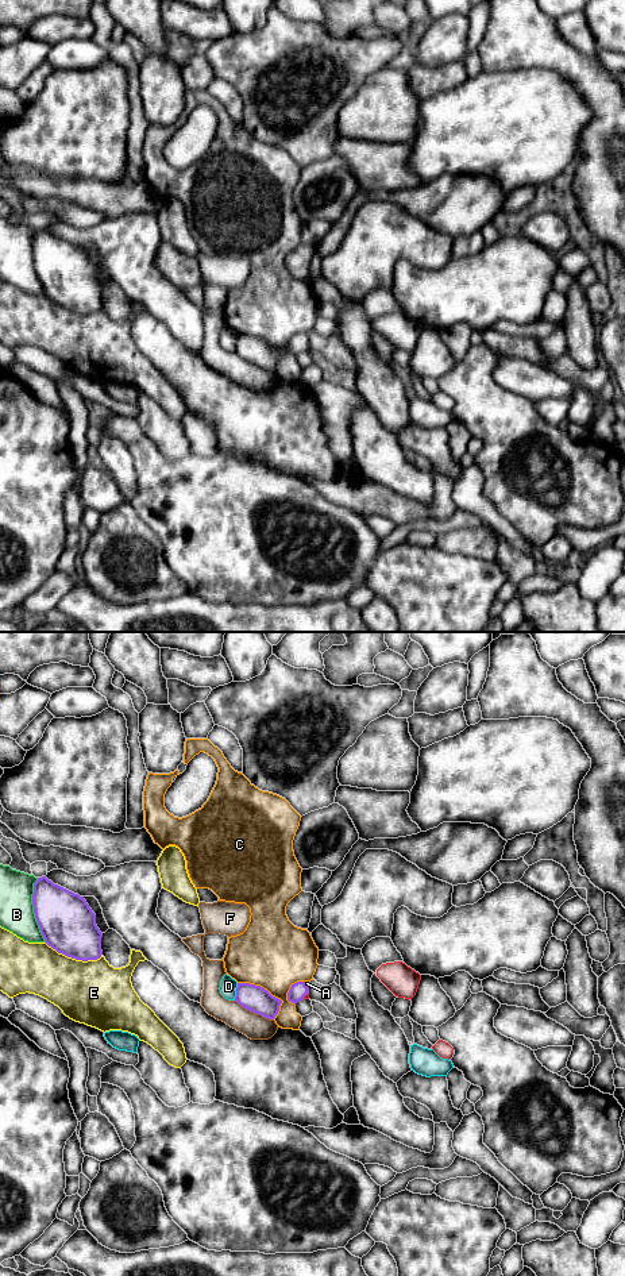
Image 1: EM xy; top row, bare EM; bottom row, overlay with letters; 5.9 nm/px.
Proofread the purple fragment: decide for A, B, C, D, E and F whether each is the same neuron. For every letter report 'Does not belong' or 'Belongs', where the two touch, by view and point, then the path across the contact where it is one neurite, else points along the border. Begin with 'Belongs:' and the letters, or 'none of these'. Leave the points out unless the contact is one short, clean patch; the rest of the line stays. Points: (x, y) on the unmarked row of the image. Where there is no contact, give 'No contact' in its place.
Belongs: A
A: Belongs. Touches purple at xy (304, 336). Path across: xy (299, 342), (304, 336), (307, 335)
B: Does not belong. Touches purple at xy (34, 262)
C: Does not belong. Touches purple at xy (266, 342)
D: Does not belong. Touches purple at xy (236, 343)
E: Does not belong. Touches purple at xy (73, 309)
F: Does not belong. Touches purple at xy (254, 363). Boundary: xy (235, 351), (245, 359), (273, 371)

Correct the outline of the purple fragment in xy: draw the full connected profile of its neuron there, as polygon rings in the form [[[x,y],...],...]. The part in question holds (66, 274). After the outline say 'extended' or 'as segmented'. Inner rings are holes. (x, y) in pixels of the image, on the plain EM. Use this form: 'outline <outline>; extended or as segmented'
outline [[[42,228],[34,235],[32,257],[49,298],[76,312],[101,309],[103,285],[96,277],[96,266],[84,248]]]; as segmented

